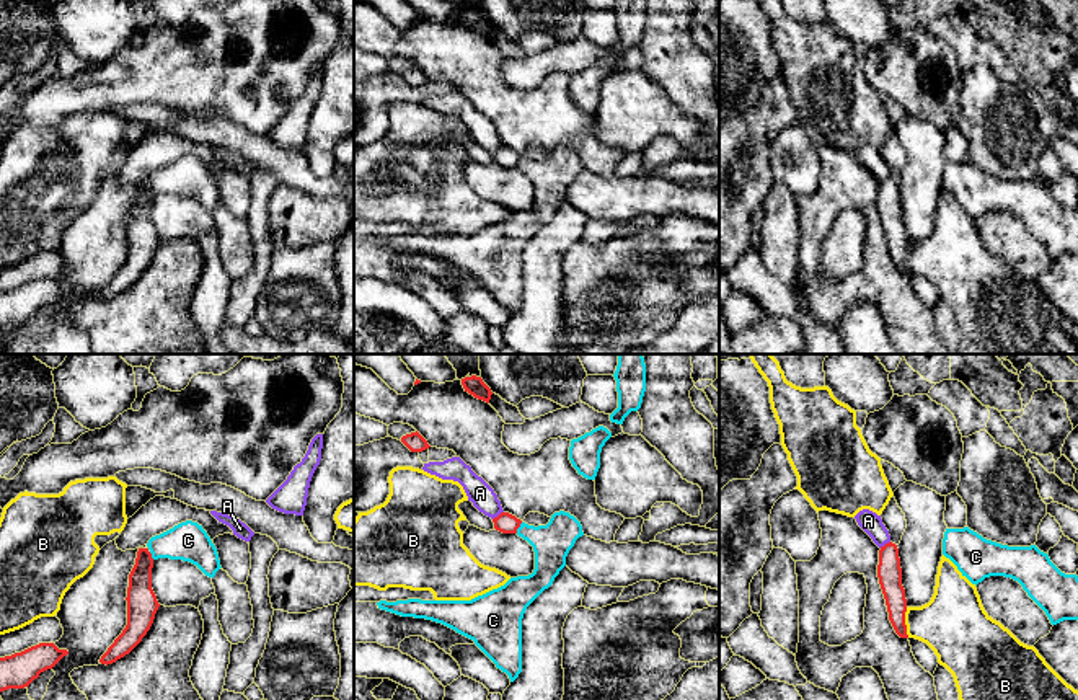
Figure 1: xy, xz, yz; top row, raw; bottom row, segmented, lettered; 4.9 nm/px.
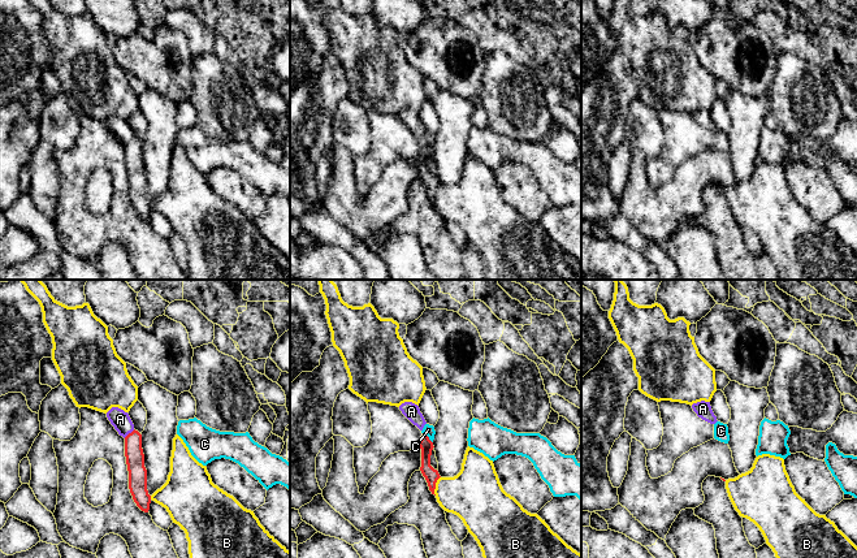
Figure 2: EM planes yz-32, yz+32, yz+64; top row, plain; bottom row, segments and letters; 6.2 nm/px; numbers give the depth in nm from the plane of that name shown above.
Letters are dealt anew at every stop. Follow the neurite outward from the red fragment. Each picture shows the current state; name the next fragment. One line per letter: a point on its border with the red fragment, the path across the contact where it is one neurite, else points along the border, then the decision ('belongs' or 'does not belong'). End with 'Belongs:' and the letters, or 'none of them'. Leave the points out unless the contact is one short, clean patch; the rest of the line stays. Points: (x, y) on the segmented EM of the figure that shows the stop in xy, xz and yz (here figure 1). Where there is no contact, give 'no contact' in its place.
A: xz (499, 514) | does not belong
B: yz (904, 622) | along yz (905, 607), (905, 633), (909, 637) | does not belong
C: xz (519, 526) | along xz (522, 522), (516, 532) | does not belong
Belongs: none of them

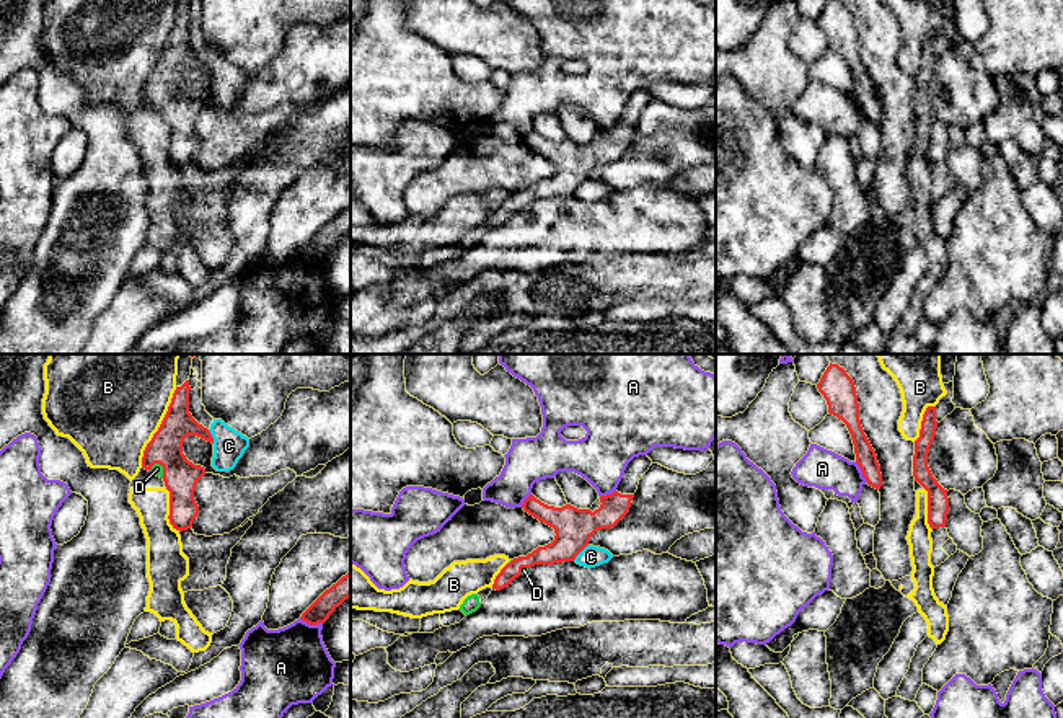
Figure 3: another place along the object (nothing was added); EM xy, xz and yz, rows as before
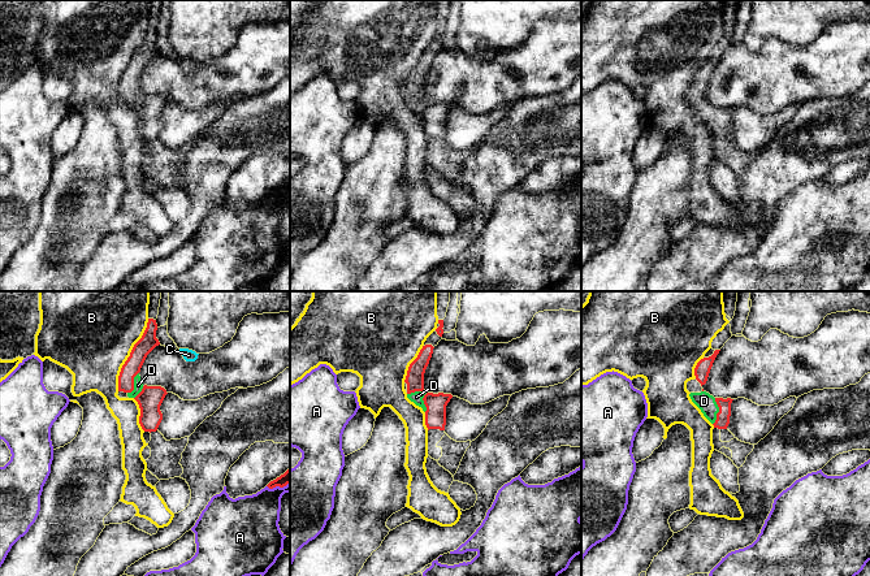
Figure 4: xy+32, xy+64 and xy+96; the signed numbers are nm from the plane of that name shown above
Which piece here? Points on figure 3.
A: xy (312, 624) | does not belong
B: xy (158, 428) | does not belong
C: xz (581, 550) | does not belong
D: xy (160, 464) | across xy (180, 475), (168, 464), (160, 464), (157, 469) | belongs
Belongs: D

